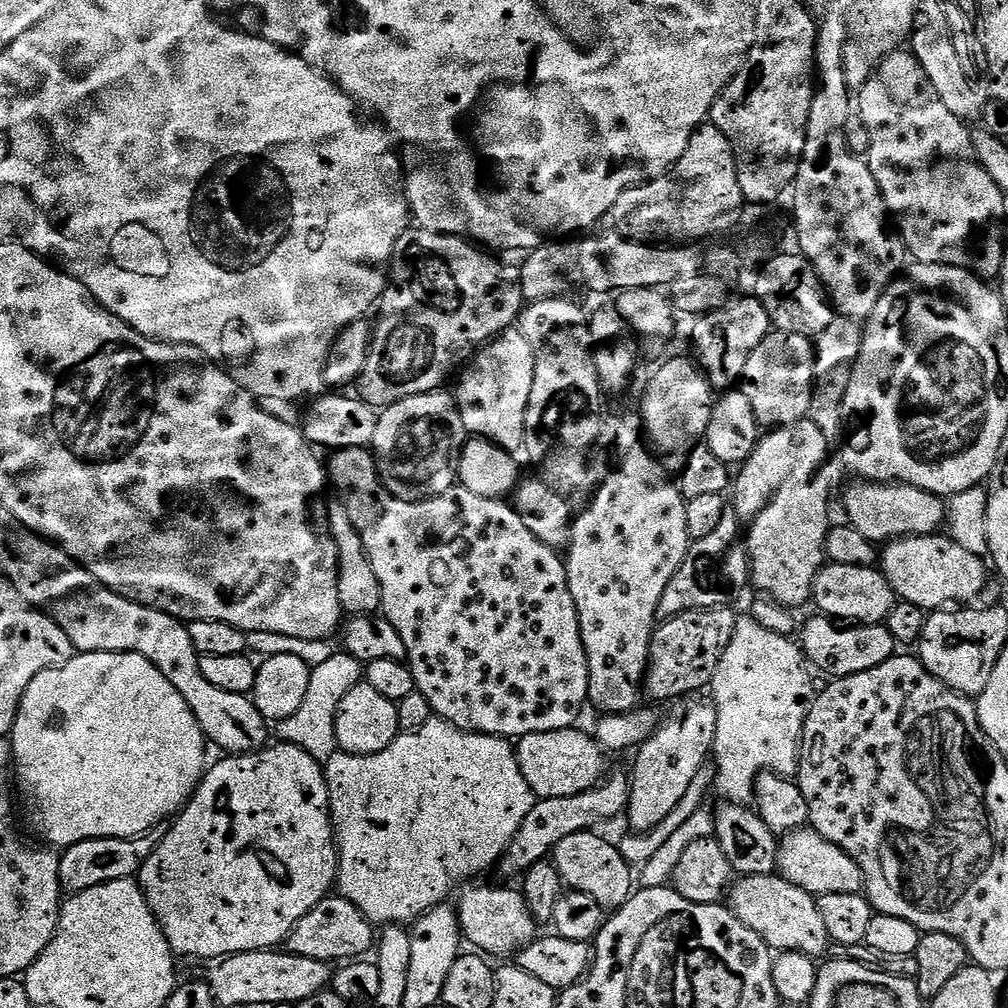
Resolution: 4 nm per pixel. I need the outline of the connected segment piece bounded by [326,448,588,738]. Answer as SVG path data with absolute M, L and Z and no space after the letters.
M338 448L331 453L332 461L327 461L326 468L330 480L336 483L339 499L344 501L350 514L350 522L354 522L354 530L358 530L358 538L362 538L362 546L366 546L366 554L370 558L370 566L374 566L374 575L378 577L378 586L382 586L382 602L380 607L385 620L398 630L402 638L402 646L406 646L406 661L414 674L416 690L430 702L433 713L439 719L458 726L464 732L481 732L487 736L503 736L519 738L526 734L553 732L563 728L571 728L577 723L580 711L588 704L588 663L586 650L582 646L582 634L578 622L578 610L574 606L574 598L570 594L568 575L564 569L564 560L557 549L538 542L534 534L518 518L515 507L504 500L491 500L473 494L463 486L446 490L446 494L430 496L427 500L406 502L402 498L394 498L384 485L384 479L376 465L376 458L368 448Z

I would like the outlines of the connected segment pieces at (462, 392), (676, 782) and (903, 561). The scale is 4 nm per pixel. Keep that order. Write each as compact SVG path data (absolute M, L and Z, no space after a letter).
M519 327L507 328L489 340L468 361L459 376L460 385L454 388L454 395L456 405L460 407L465 433L488 440L510 453L519 453L524 446L530 386L534 386L534 350L520 333Z
M695 695L683 697L676 708L656 729L656 733L641 744L636 756L636 777L630 780L626 817L633 833L649 832L682 802L682 794L690 790L694 774L712 756L712 743L718 726L716 706L711 699L696 700Z
M947 534L890 540L879 553L878 567L900 600L931 614L945 606L968 606L984 592L990 568L981 557L962 550Z

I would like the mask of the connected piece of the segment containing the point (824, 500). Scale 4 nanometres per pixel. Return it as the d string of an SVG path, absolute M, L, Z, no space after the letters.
M805 418L785 428L765 431L750 458L739 465L734 480L734 511L746 525L748 560L752 564L751 583L754 588L756 584L760 591L757 593L793 610L800 610L804 603L812 600L812 587L826 563L824 543L830 527L828 499L832 496L832 484L823 476L828 464L828 451L830 445L826 434L818 430L814 421Z

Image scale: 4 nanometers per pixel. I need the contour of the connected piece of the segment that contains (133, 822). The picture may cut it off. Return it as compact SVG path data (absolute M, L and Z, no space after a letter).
M81 652L73 655L66 666L58 670L42 670L30 686L26 686L26 694L20 703L16 721L10 733L12 745L12 758L14 761L14 776L20 779L20 788L24 791L24 804L28 807L28 820L36 827L36 832L41 836L45 845L56 850L63 850L74 846L83 840L94 838L122 838L134 840L149 835L151 828L156 828L160 823L171 821L183 809L184 805L192 799L196 787L204 779L206 763L204 764L204 748L206 737L198 726L198 718L186 706L186 698L162 678L162 670L154 666L142 654L133 652Z

